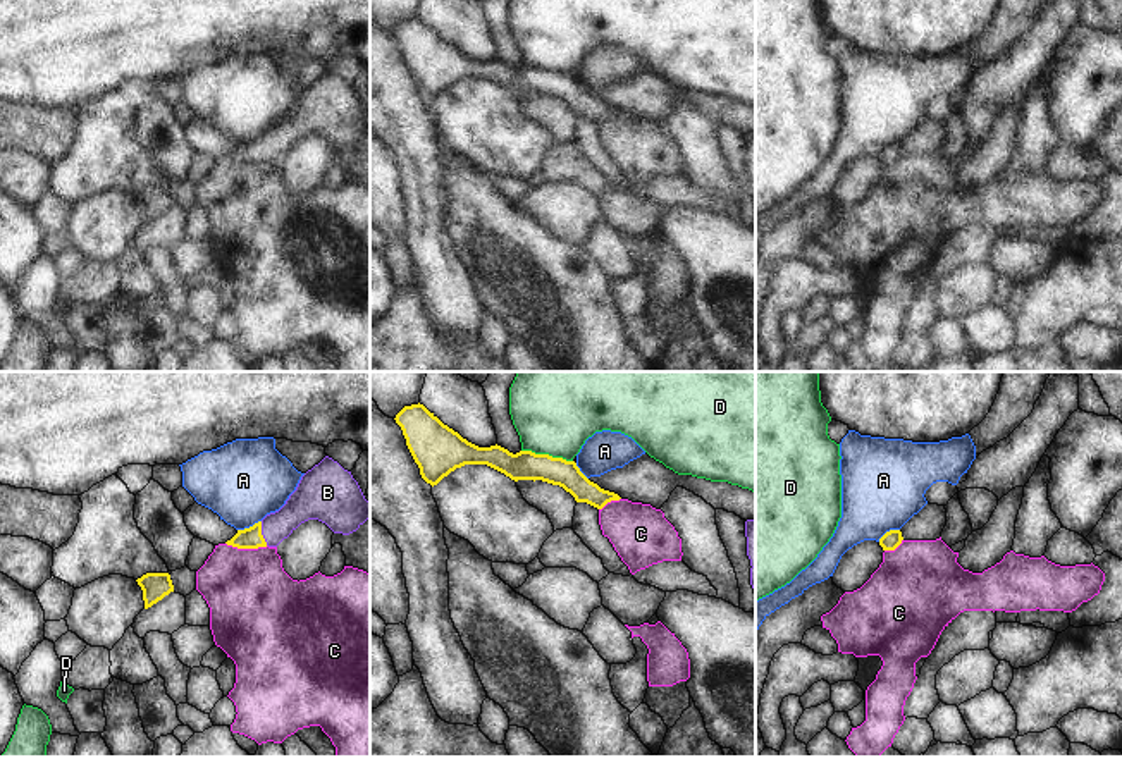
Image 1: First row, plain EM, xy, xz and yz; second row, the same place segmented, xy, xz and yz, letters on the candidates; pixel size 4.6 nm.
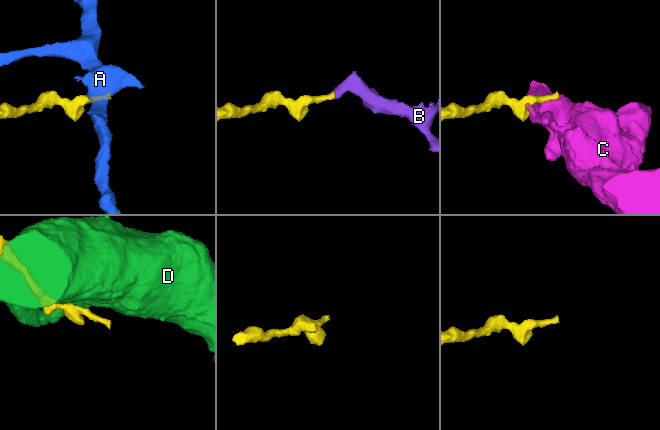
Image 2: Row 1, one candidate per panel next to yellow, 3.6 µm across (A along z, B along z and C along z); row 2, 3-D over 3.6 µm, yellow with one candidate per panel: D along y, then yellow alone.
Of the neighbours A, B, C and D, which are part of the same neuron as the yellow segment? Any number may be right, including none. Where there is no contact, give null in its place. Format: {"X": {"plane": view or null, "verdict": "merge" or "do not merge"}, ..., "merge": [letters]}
{"A": {"plane": "xy", "verdict": "do not merge"}, "B": {"plane": "xy", "verdict": "merge"}, "C": {"plane": "xy", "verdict": "do not merge"}, "D": {"plane": "xz", "verdict": "do not merge"}, "merge": ["B"]}

